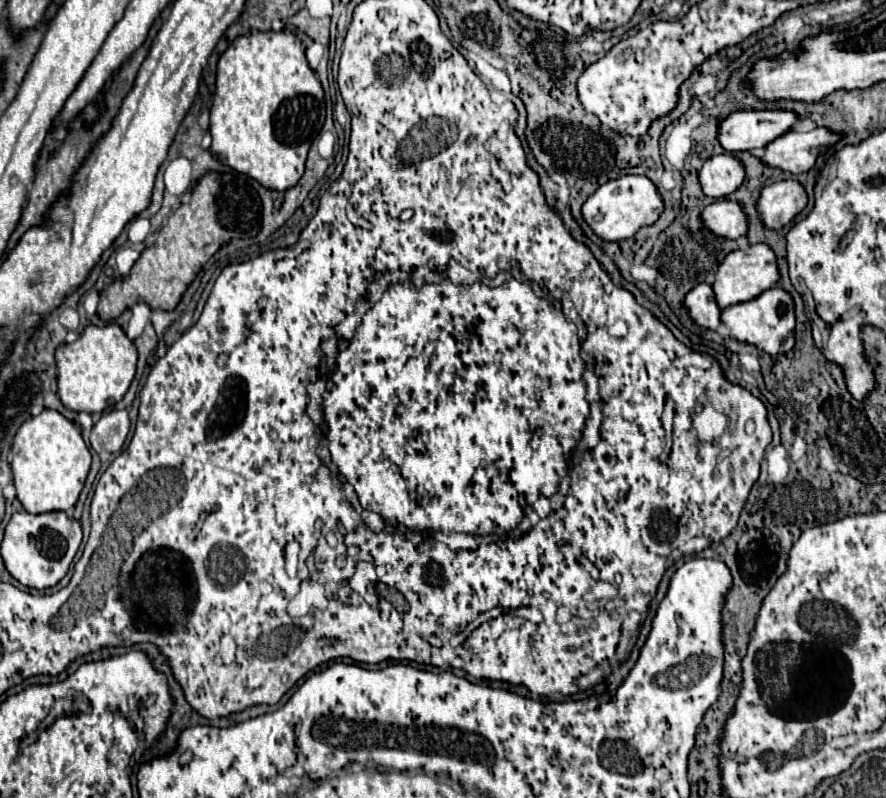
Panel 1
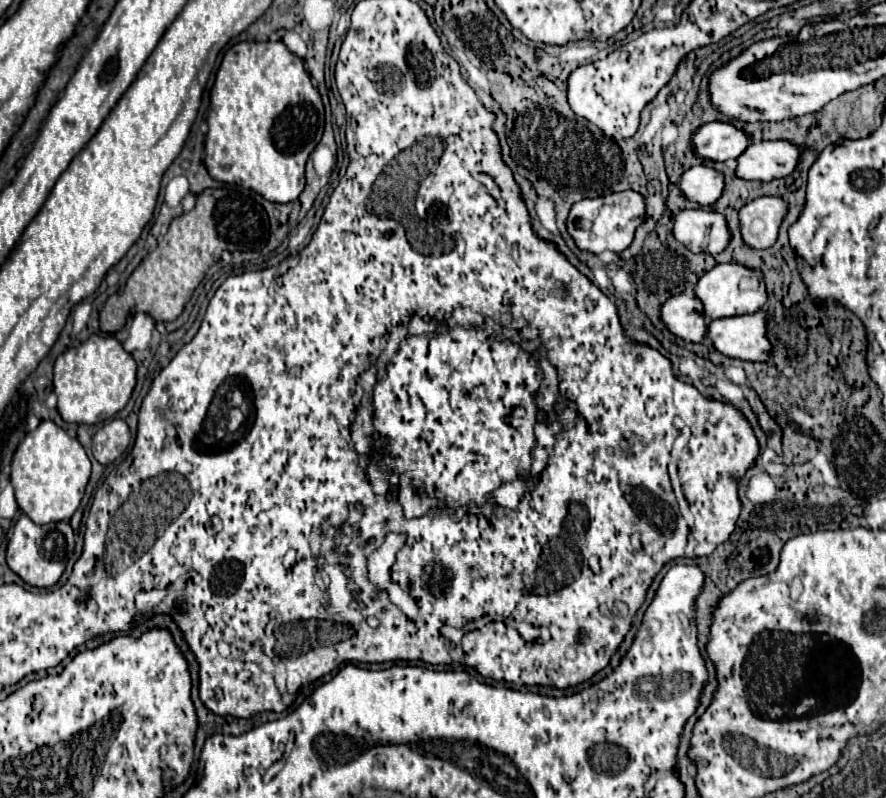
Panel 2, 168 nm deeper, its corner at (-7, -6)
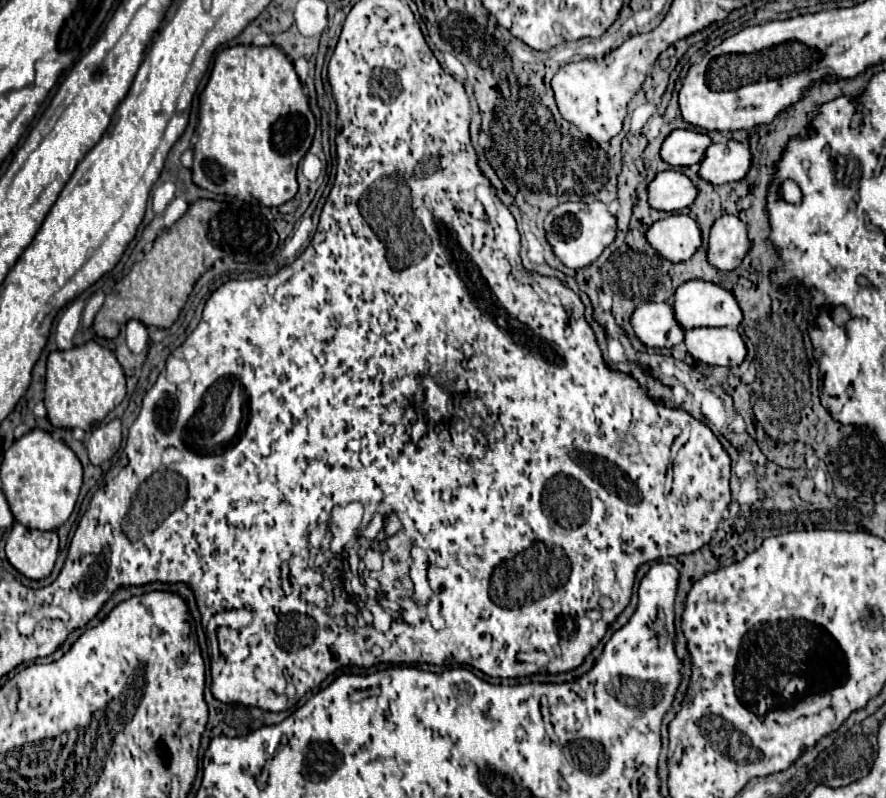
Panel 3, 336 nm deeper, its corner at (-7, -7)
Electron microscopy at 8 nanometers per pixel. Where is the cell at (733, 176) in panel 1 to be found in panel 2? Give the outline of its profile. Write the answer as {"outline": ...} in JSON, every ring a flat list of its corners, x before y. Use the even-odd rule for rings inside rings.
{"outline":[[692,166,680,176,678,188,686,200,698,202,700,206,712,206,722,196,724,180,714,168]]}

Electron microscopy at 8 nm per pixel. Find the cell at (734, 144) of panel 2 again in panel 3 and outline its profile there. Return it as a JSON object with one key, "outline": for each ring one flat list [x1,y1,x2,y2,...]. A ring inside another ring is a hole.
{"outline":[[676,129,662,143,660,155,674,167,692,167,700,165,700,159,704,159,704,151,708,151,710,145,712,139,708,133]]}

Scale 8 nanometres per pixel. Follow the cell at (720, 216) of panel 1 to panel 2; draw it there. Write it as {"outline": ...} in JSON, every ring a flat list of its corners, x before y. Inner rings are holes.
{"outline":[[682,210,674,216,672,236,694,254,720,254,730,240,726,220,714,210]]}

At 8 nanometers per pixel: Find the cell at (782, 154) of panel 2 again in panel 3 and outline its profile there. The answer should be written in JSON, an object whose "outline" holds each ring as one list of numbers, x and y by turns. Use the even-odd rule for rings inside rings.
{"outline":[[714,143,700,163,700,177,710,183,742,181,752,169,752,149,748,143]]}

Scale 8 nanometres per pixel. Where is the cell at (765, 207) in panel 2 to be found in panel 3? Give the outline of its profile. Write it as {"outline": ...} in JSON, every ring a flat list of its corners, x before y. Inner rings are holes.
{"outline":[[724,215,714,223,708,245,710,263,718,269,730,271,736,269,748,255,748,247,752,247,752,241,742,219,736,219,736,215]]}

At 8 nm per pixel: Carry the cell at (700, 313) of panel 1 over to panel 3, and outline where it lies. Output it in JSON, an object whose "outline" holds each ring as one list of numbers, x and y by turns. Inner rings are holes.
{"outline":[[646,303,632,315,640,341,648,347,674,347,684,341,684,327,672,315,672,303]]}

